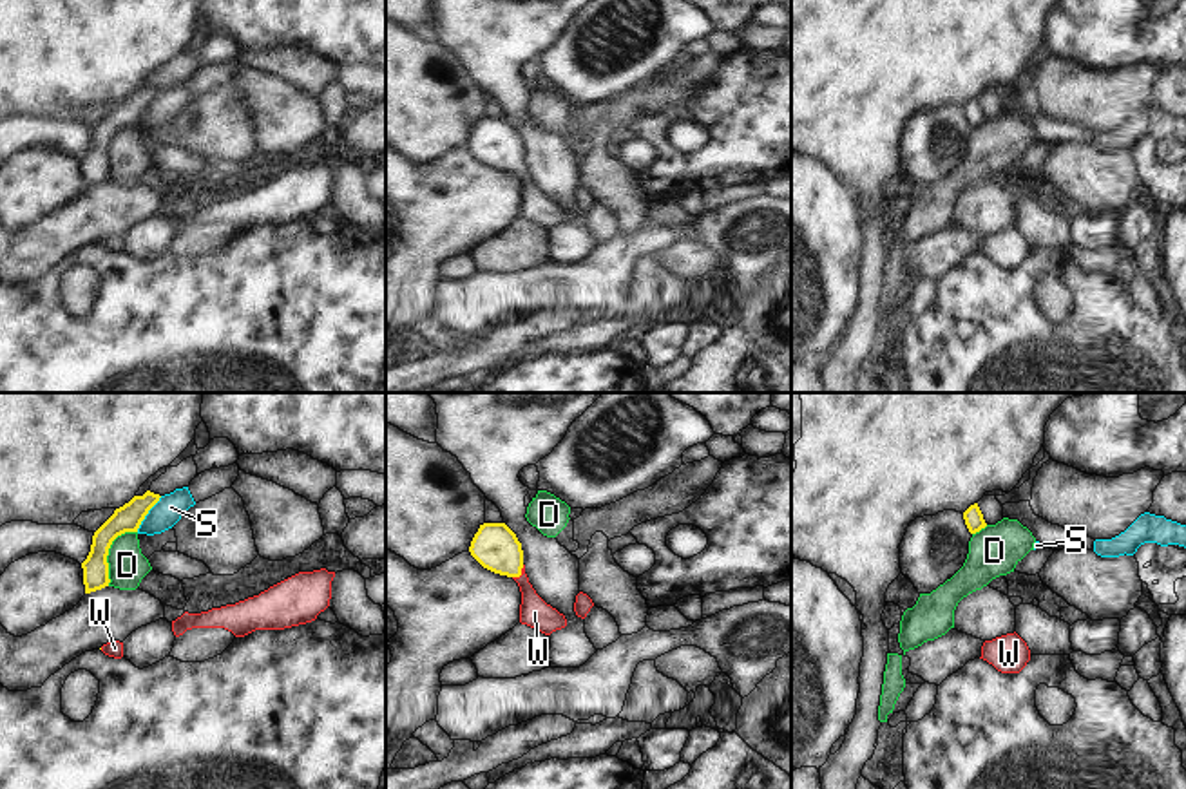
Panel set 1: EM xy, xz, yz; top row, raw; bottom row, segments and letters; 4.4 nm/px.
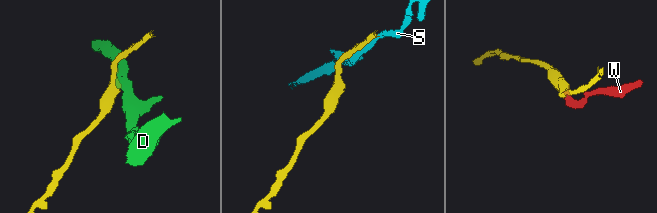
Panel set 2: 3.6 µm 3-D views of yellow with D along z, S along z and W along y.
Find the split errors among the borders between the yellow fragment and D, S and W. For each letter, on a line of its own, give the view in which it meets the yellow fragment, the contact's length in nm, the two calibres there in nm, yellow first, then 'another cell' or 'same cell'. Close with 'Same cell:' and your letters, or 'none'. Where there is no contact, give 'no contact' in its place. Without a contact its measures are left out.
D: meets yellow in xy; contact 280 nm long; 120 nm thick on the yellow side, 170 nm on the other; another cell
S: meets yellow in xy; contact 200 nm long; 120 nm thick on the yellow side, 120 nm on the other; another cell
W: meets yellow in xz; contact 80 nm long; 200 nm thick on the yellow side, 140 nm on the other; same cell
Same cell: W

